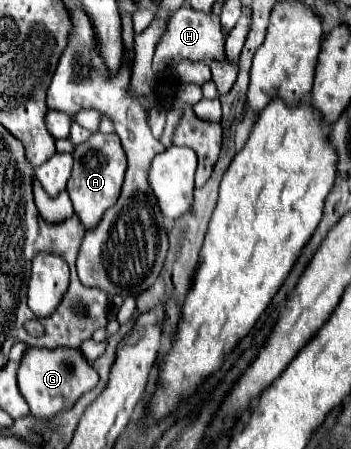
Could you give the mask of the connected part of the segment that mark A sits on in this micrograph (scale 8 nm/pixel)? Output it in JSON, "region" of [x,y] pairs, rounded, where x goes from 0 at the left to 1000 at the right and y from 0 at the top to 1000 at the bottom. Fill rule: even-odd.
{"region":[[[262,298],[245,316],[211,330],[211,383],[194,401],[194,432],[211,454],[211,472],[245,499],[245,512],[268,508],[291,486],[291,472],[336,445],[359,383],[359,339],[336,312],[336,298]]]}

